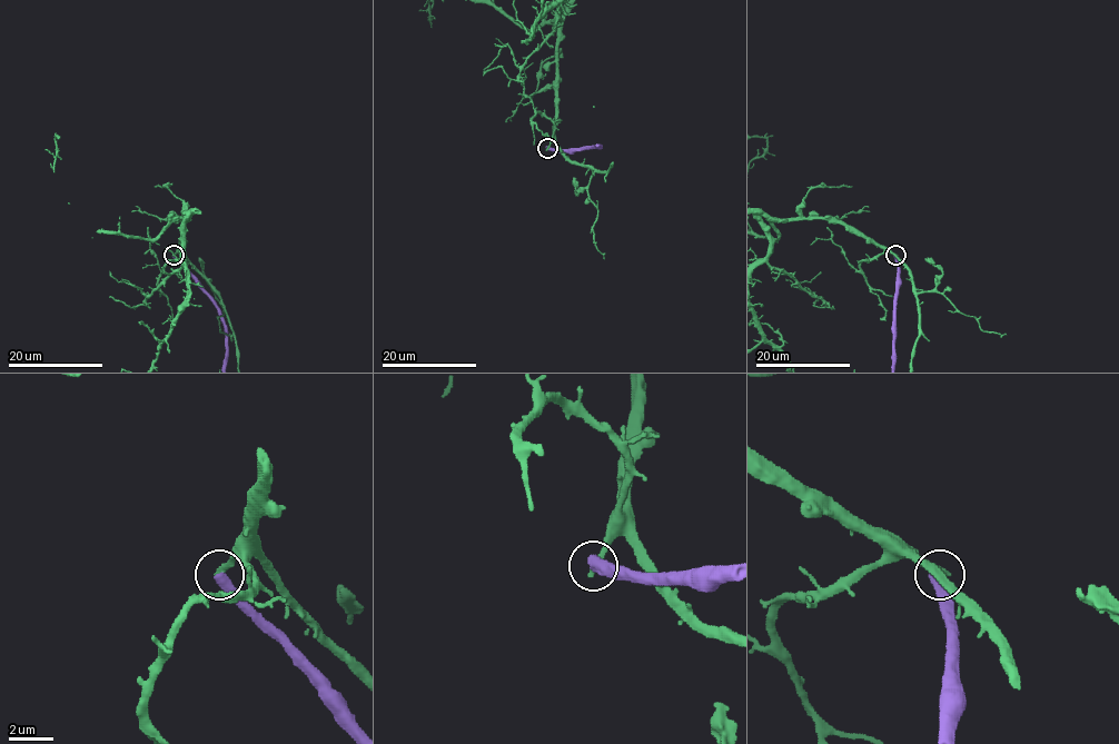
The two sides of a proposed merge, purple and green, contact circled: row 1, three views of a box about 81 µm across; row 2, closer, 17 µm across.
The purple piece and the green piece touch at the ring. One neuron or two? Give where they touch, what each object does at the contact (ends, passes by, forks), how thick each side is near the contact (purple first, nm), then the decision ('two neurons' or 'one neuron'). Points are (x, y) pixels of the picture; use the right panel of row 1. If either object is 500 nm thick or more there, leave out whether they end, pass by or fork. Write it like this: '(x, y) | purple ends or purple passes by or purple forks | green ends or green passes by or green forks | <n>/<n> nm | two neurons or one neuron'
(895, 255) | 500/280 nm | two neurons

